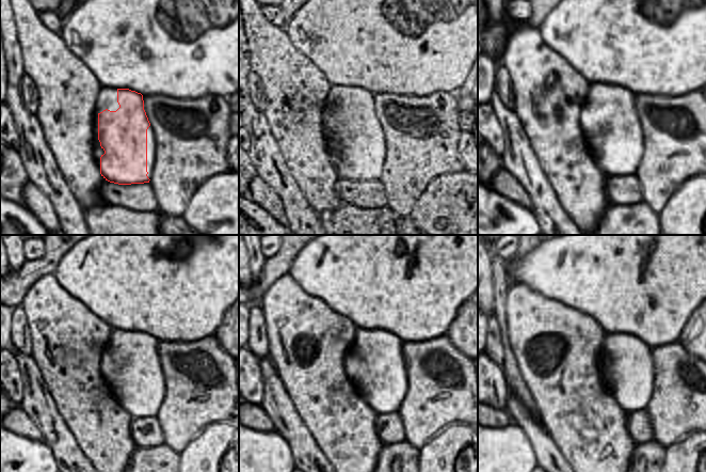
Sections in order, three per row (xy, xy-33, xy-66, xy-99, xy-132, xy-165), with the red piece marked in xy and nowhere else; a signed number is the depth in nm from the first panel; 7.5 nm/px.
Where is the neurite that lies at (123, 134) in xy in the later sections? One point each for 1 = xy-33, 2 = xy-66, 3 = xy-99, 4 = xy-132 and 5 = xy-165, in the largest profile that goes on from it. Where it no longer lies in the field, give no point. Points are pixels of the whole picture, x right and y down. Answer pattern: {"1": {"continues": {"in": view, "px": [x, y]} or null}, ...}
{"1": {"continues": {"in": "xy-33", "px": [359, 130]}}, "2": {"continues": {"in": "xy-66", "px": [597, 138]}}, "3": {"continues": {"in": "xy-99", "px": [132, 361]}}, "4": {"continues": {"in": "xy-132", "px": [378, 361]}}, "5": {"continues": {"in": "xy-165", "px": [630, 359]}}}

